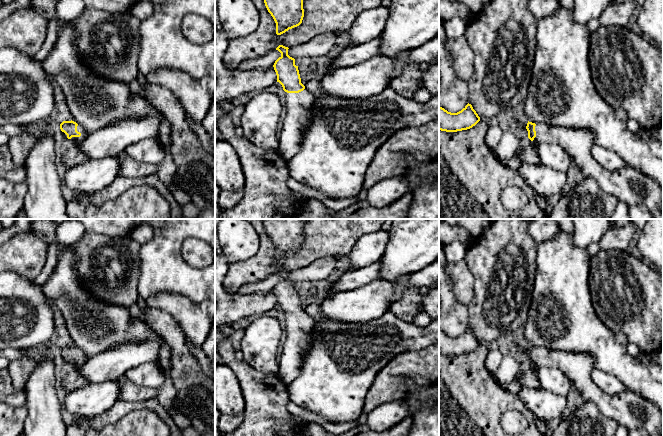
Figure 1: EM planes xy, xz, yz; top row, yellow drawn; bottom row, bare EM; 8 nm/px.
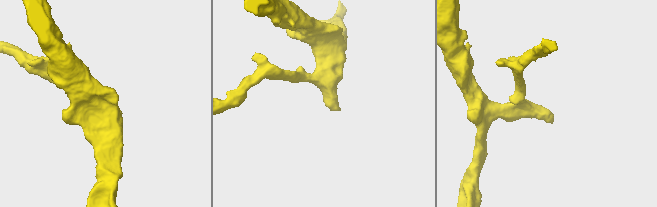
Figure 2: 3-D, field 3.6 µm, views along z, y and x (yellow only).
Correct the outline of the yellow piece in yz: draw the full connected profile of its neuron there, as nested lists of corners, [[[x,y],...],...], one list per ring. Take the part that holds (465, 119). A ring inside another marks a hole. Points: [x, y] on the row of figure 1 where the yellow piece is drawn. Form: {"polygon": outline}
{"polygon": [[[467,104],[461,111],[451,113],[439,106],[439,130],[457,132],[475,126],[480,117],[471,104]]]}

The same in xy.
{"polygon": [[[63,121],[60,129],[65,137],[70,139],[74,144],[83,141],[88,135],[85,129],[74,121]]]}

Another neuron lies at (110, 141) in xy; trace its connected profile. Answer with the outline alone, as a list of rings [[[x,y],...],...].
[[[157,116],[127,117],[94,131],[76,145],[89,160],[117,157],[131,144],[155,137],[159,126]]]

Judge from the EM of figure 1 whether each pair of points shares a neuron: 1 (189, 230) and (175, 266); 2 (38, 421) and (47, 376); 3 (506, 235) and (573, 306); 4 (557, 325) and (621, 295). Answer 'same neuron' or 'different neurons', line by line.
1: same neuron
2: same neuron
3: different neurons
4: different neurons

